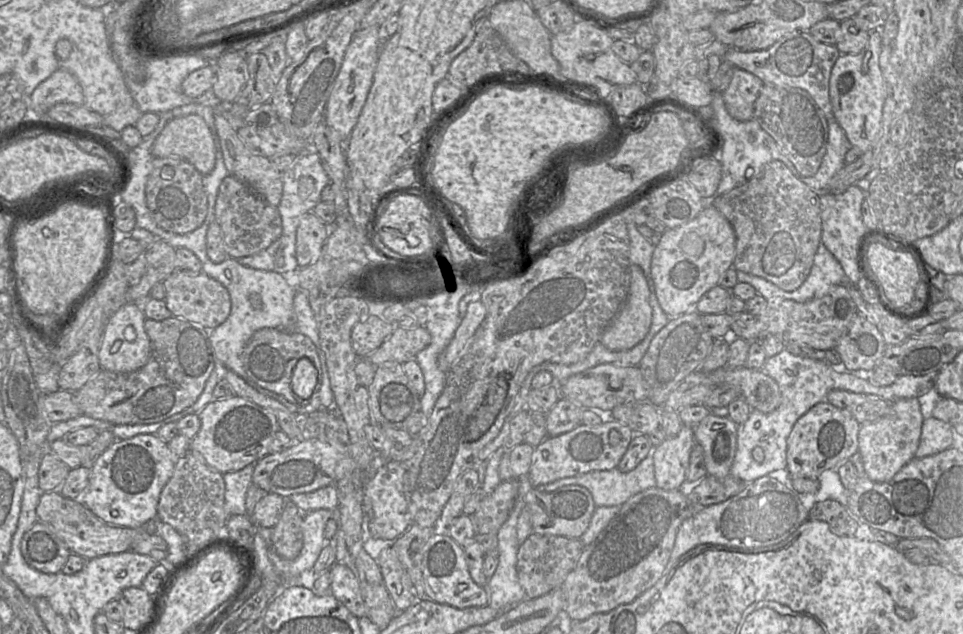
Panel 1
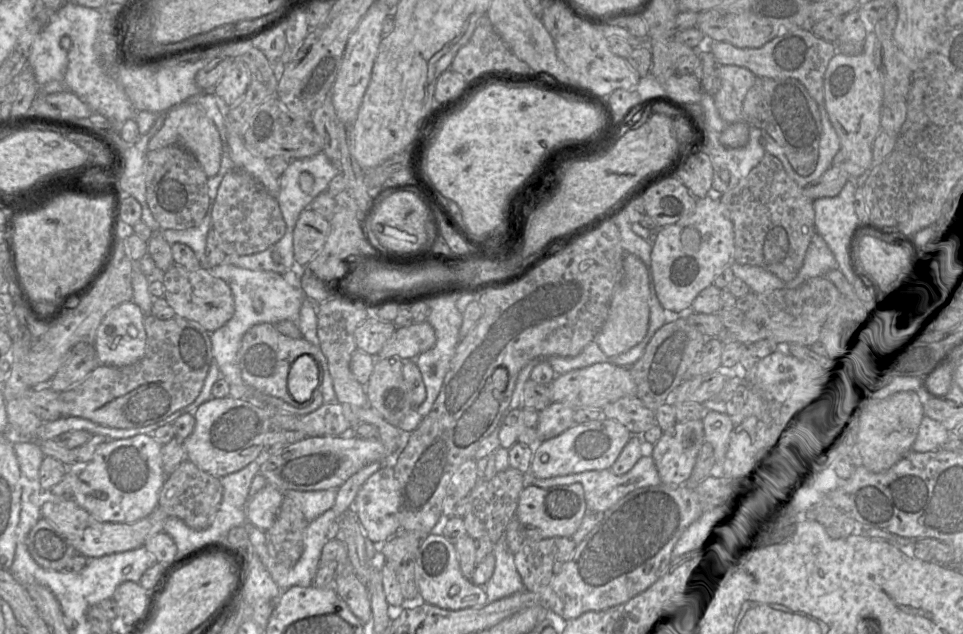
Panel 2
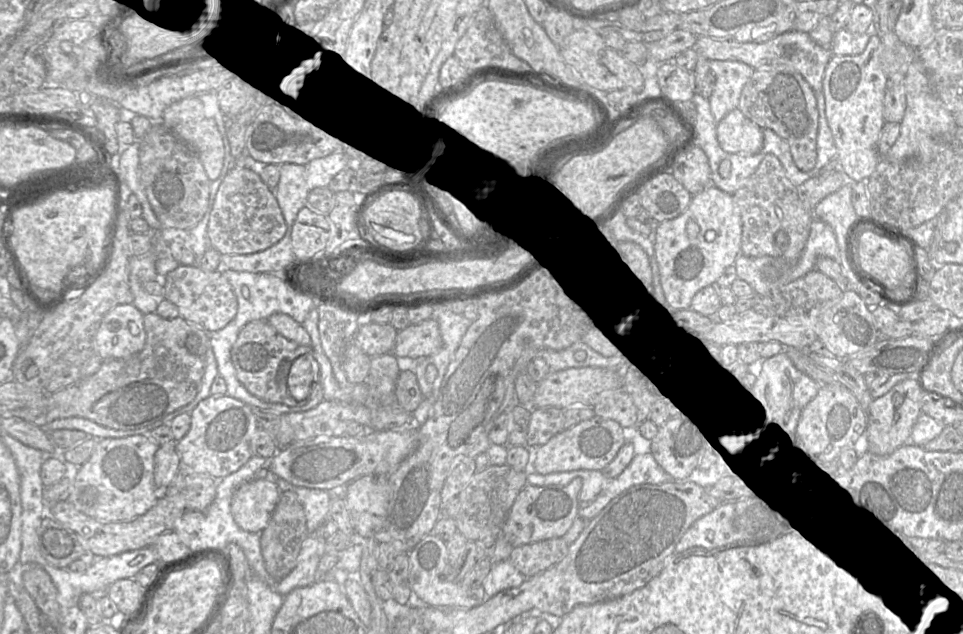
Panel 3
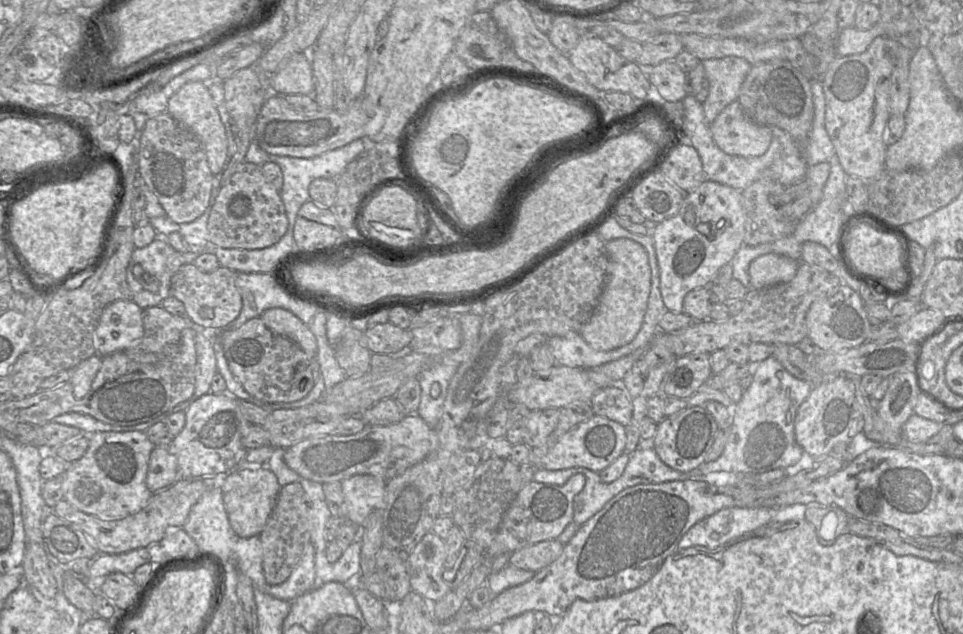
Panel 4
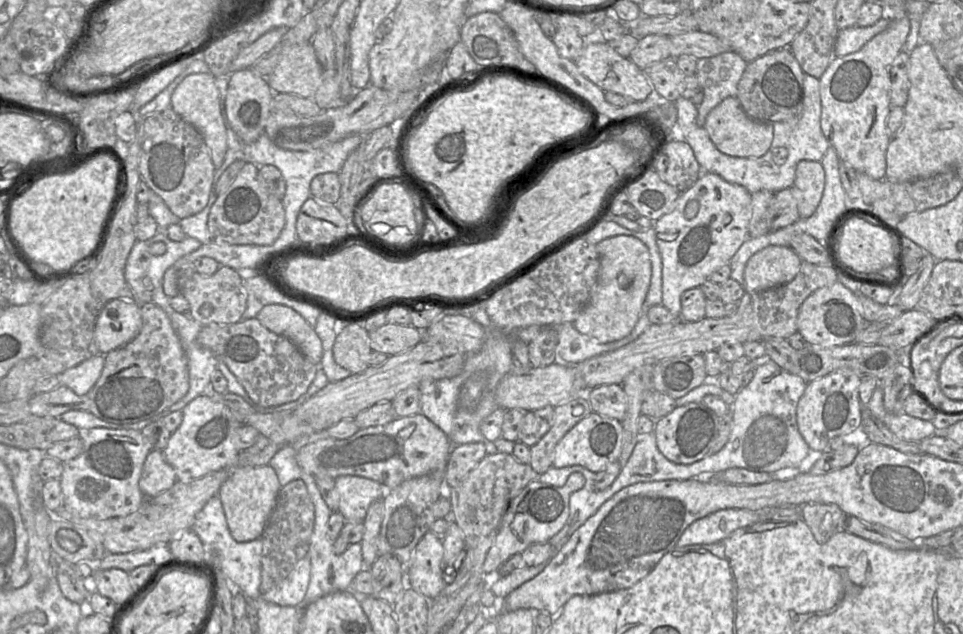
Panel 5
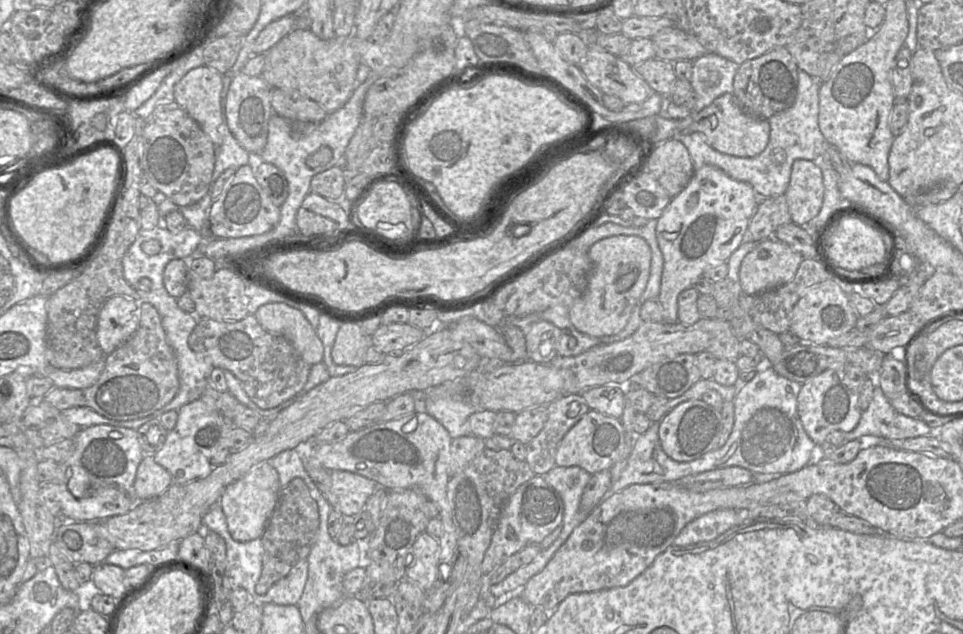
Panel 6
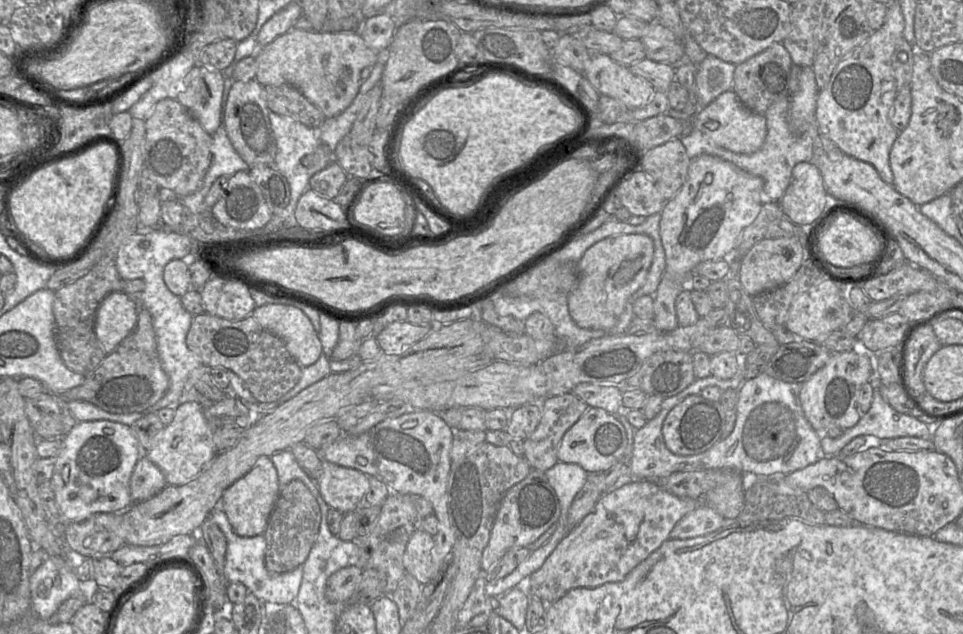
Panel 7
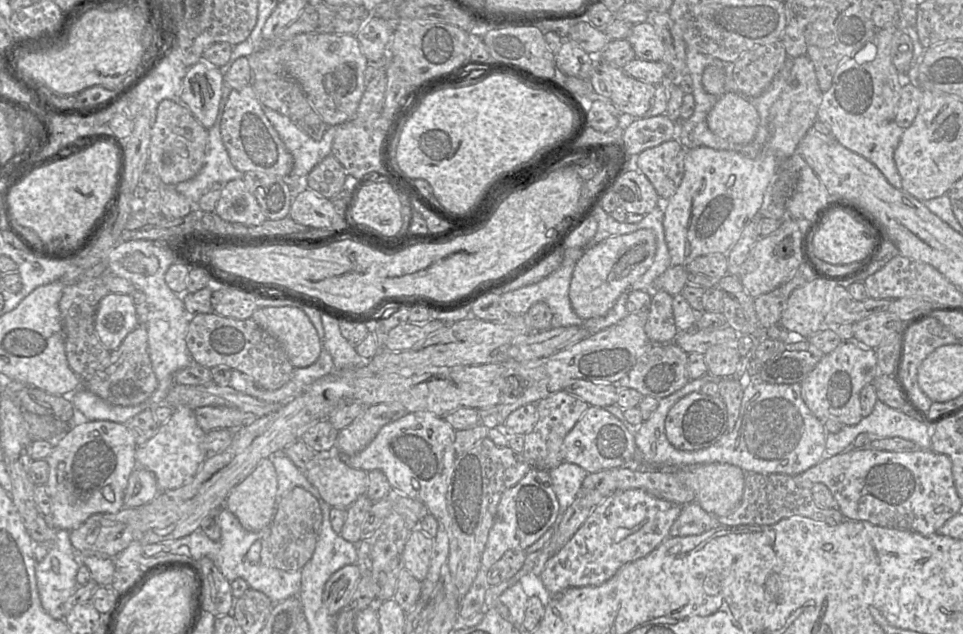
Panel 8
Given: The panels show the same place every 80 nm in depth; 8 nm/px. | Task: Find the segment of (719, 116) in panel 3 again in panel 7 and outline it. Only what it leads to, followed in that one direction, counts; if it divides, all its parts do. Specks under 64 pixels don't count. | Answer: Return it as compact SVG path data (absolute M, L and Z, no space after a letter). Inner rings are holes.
M710 54L696 67L694 92L697 95L698 111L720 94L732 89L735 67L735 64Z

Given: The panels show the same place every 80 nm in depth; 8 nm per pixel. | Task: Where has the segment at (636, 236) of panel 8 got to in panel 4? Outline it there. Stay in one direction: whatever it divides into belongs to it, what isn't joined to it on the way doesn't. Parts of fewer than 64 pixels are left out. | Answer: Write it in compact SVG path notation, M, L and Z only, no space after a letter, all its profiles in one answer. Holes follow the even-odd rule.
M628 238L606 242L607 277L598 303L580 335L595 350L611 351L630 343L644 319L651 289L651 269L645 248Z

